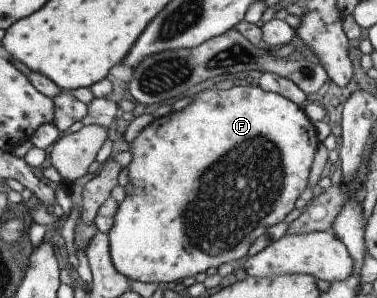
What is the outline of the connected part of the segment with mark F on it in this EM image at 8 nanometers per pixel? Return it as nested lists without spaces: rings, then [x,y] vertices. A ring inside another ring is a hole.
[[[255,85],[232,86],[226,90],[219,90],[214,86],[204,89],[193,95],[193,100],[179,112],[163,110],[154,115],[152,122],[137,134],[136,139],[129,143],[128,151],[131,152],[131,162],[127,164],[128,181],[125,186],[125,196],[121,202],[117,203],[117,210],[113,217],[113,224],[106,234],[108,238],[108,250],[113,268],[123,274],[129,280],[139,280],[139,282],[177,282],[187,276],[205,272],[207,268],[217,268],[219,264],[233,262],[247,254],[247,248],[263,230],[281,222],[291,210],[297,200],[297,196],[303,192],[307,184],[307,174],[309,166],[317,144],[313,123],[305,116],[304,110],[294,102],[279,96],[273,92],[261,90]]]

